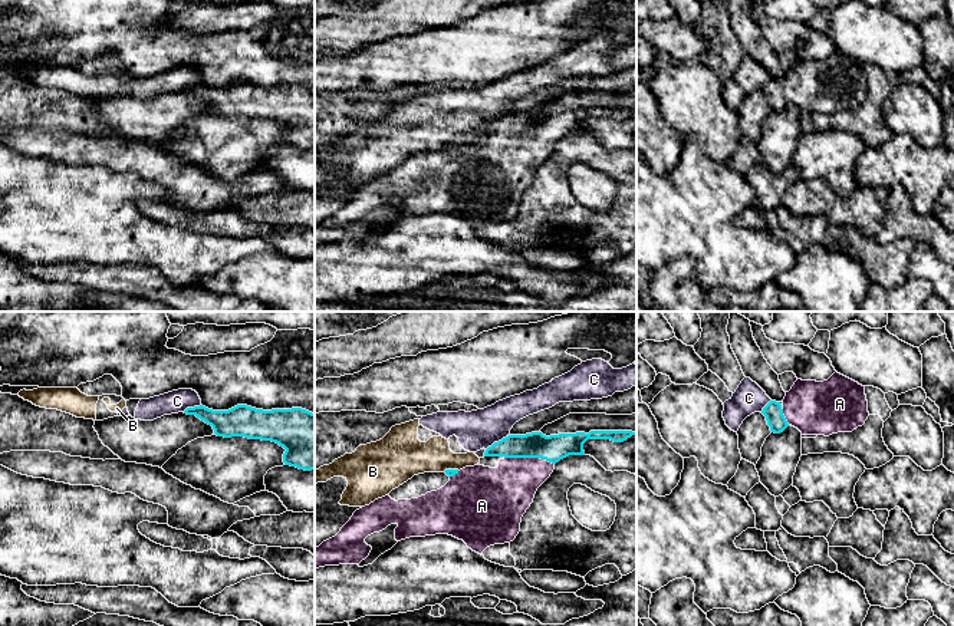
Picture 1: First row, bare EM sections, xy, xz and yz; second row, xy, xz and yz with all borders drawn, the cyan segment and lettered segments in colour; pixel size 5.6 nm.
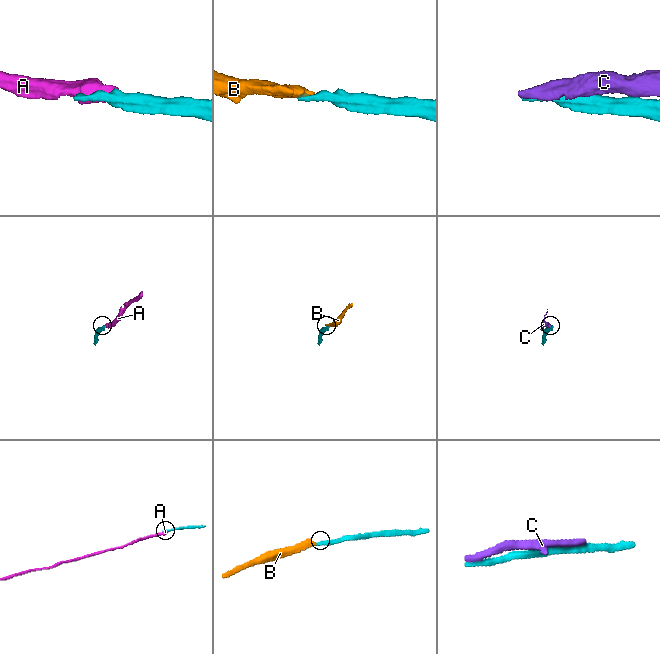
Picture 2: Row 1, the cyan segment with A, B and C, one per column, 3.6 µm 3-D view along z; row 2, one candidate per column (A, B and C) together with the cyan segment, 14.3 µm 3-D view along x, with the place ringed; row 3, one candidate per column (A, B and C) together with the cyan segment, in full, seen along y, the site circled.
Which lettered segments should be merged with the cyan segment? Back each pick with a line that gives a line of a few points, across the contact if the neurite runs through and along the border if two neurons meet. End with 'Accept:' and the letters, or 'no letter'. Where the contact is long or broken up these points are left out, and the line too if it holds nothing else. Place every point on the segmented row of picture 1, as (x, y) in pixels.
Accept: A

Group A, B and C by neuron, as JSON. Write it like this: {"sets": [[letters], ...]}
{"sets": [["A"], ["B", "C"]]}

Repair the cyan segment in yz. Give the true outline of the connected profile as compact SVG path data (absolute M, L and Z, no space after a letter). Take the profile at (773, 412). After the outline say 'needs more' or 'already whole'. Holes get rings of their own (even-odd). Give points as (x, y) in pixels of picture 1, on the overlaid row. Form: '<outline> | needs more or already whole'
M835 372L828 380L797 379L786 392L783 402L770 401L761 411L770 431L783 432L789 425L797 428L802 435L825 435L852 432L862 426L869 416L865 386Z | needs more

